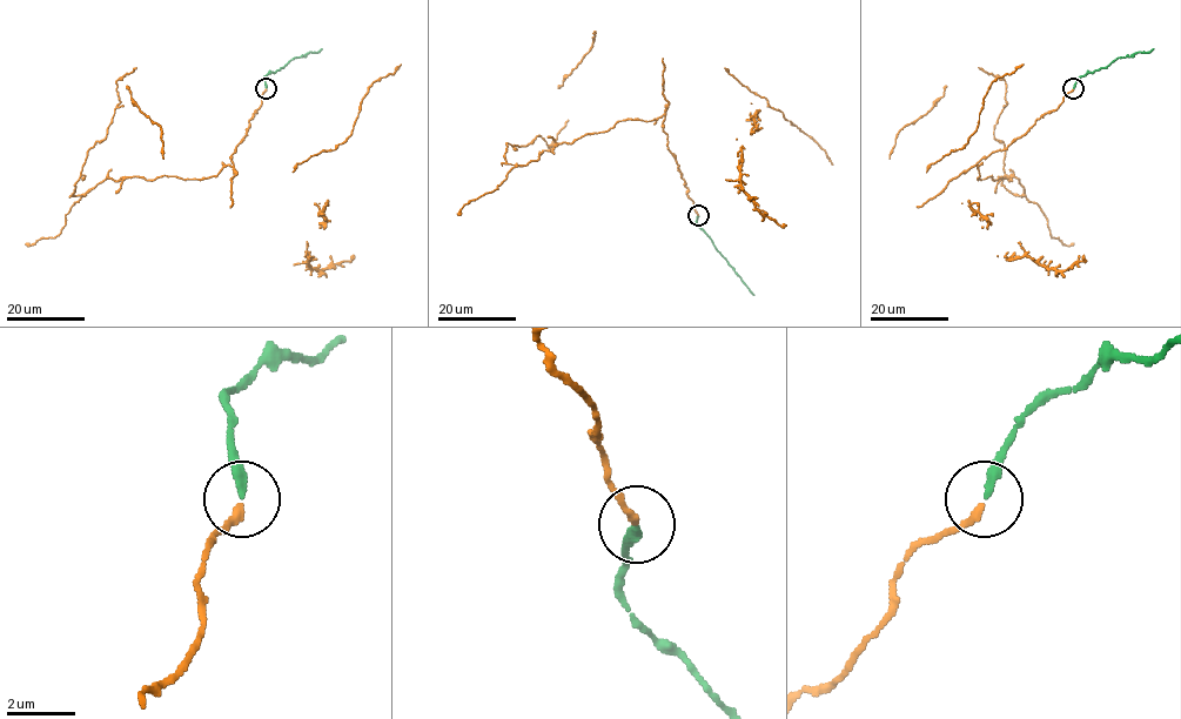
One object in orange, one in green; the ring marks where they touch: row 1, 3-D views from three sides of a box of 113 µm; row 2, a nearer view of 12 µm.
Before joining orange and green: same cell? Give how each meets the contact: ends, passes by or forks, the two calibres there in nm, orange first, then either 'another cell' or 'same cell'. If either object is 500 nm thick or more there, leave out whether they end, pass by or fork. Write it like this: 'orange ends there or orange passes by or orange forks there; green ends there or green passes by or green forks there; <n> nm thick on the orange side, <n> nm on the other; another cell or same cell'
orange ends there; green ends there; 200 nm thick on the orange side, 240 nm on the other; same cell

